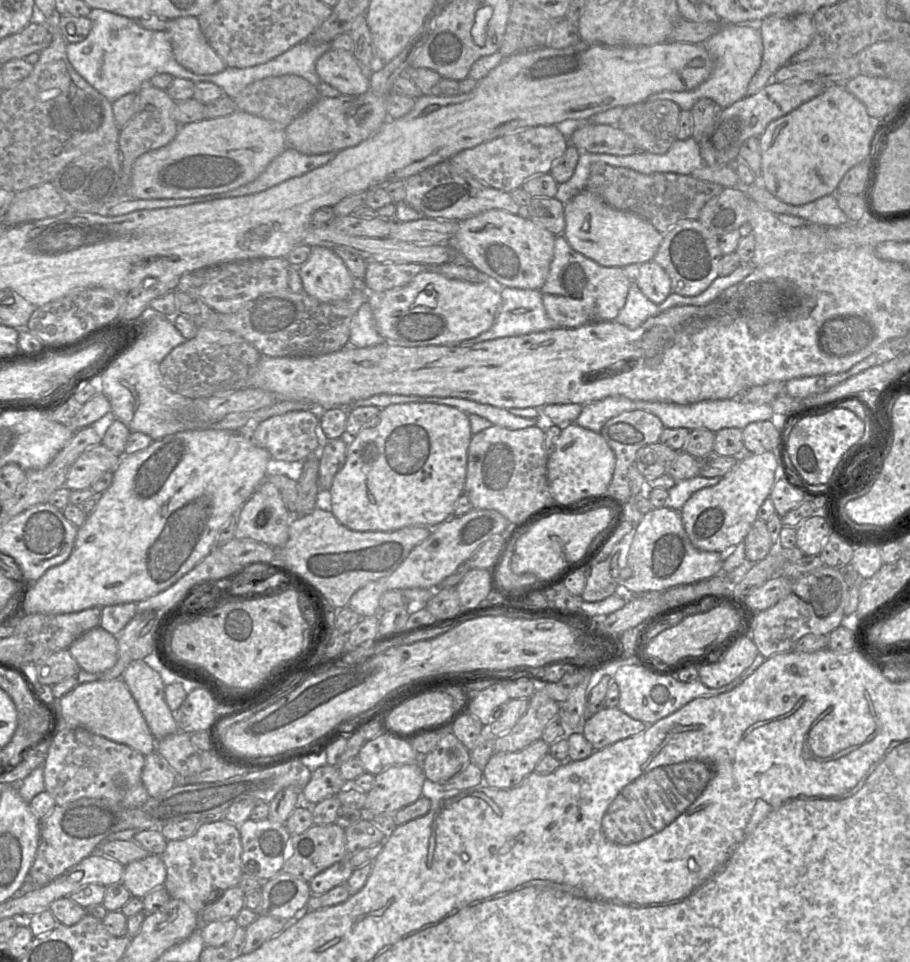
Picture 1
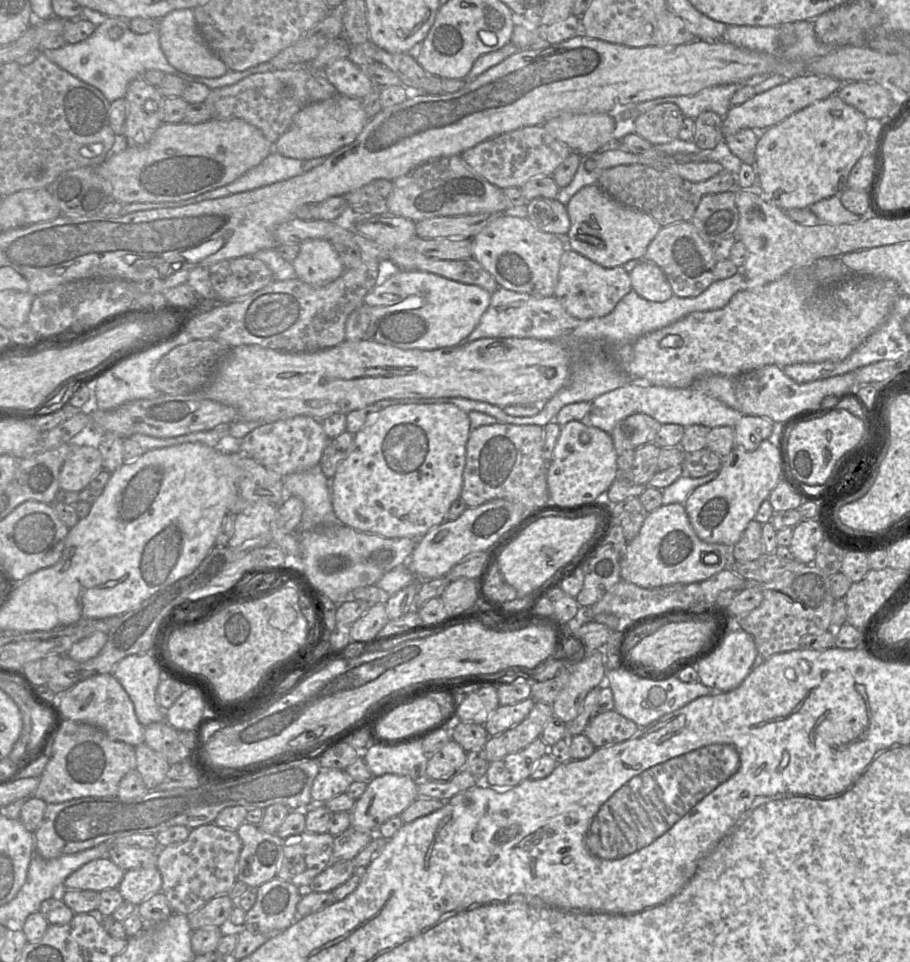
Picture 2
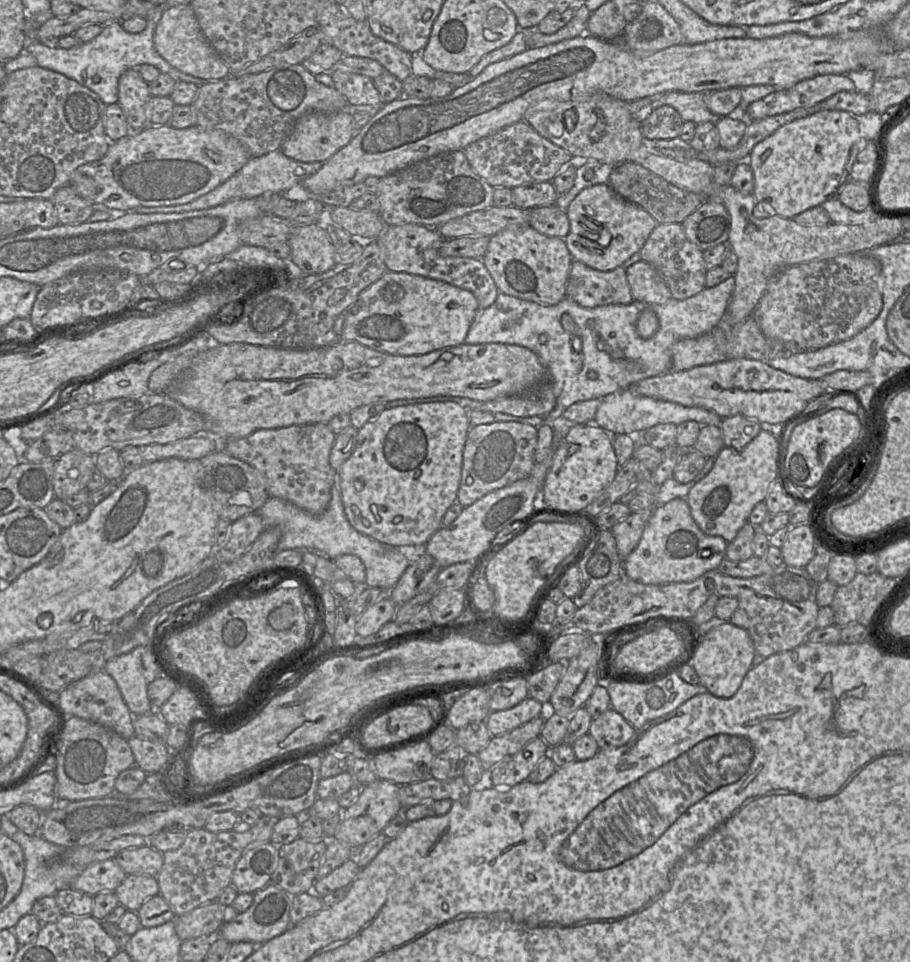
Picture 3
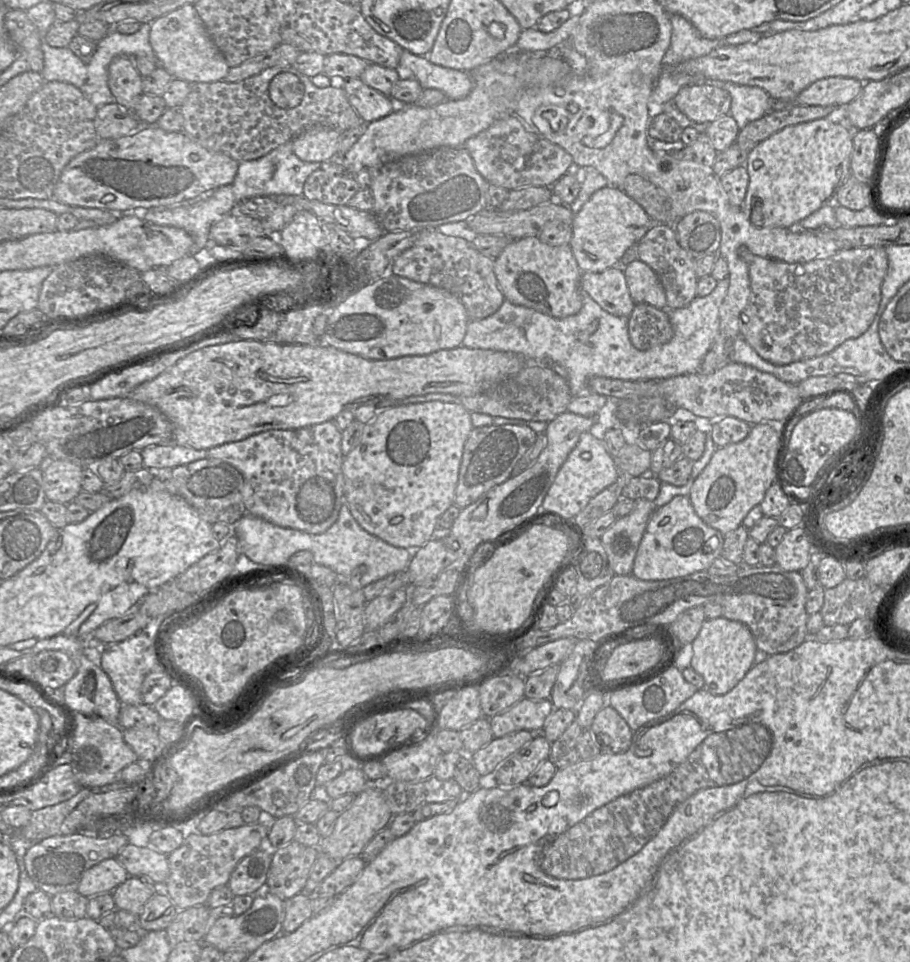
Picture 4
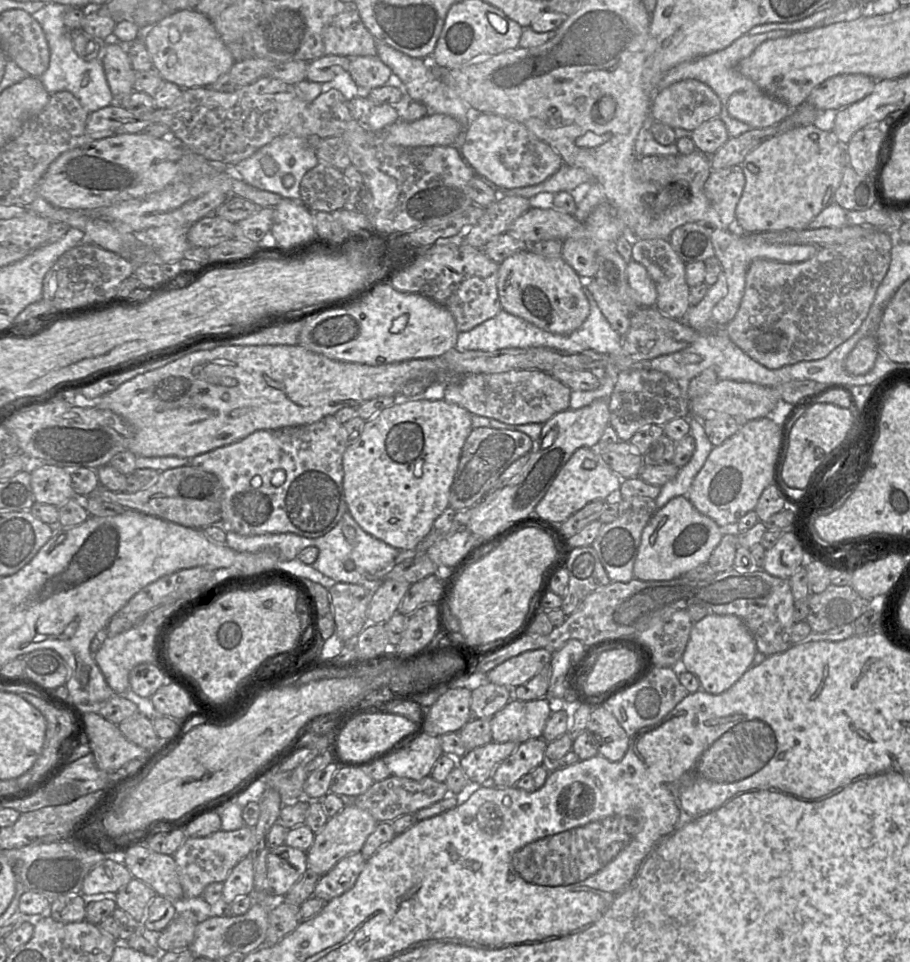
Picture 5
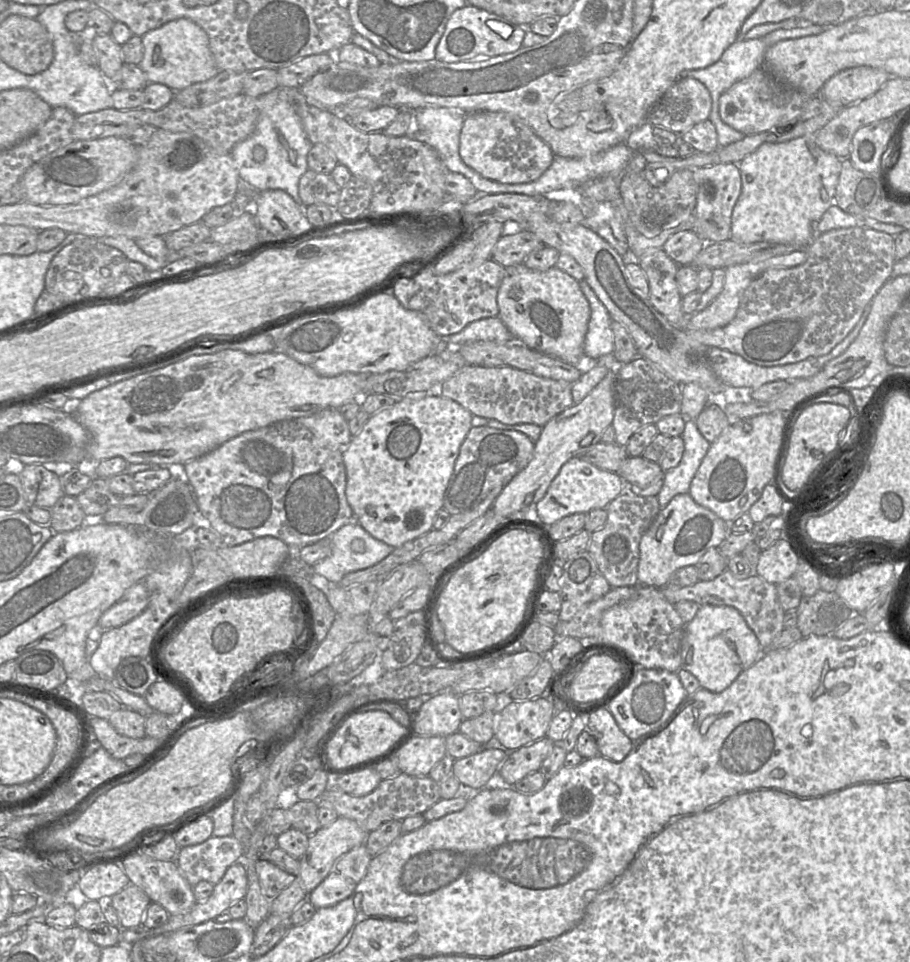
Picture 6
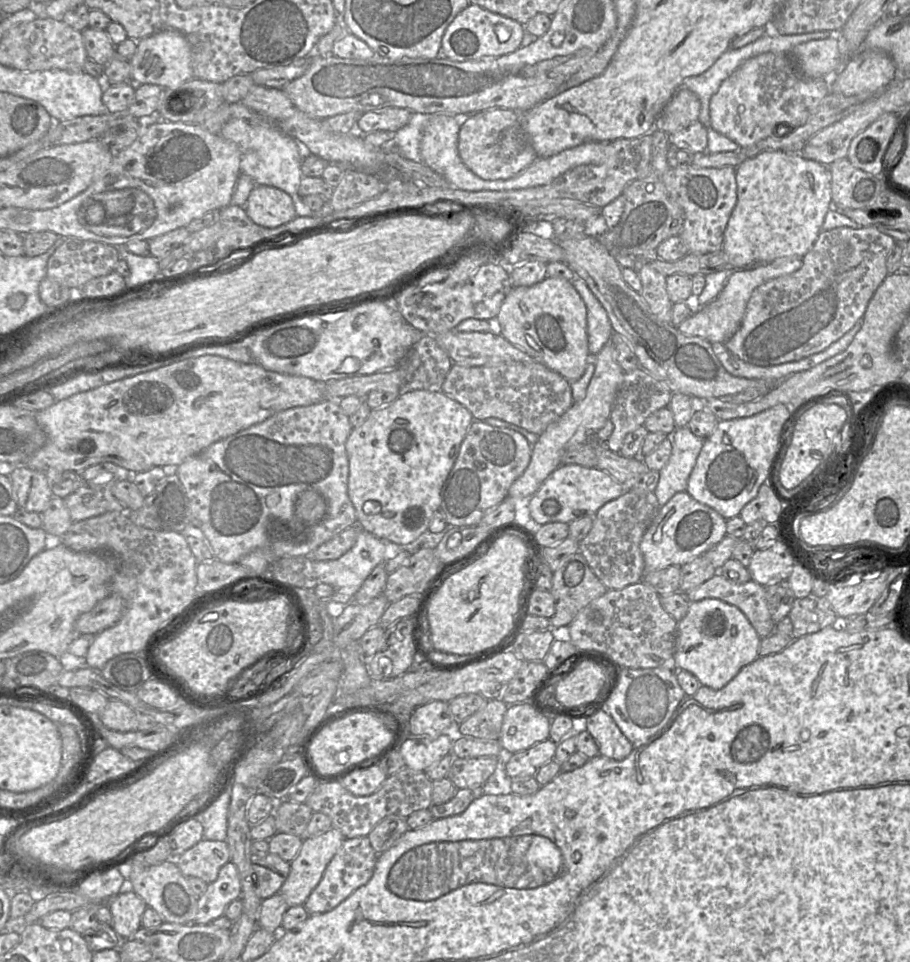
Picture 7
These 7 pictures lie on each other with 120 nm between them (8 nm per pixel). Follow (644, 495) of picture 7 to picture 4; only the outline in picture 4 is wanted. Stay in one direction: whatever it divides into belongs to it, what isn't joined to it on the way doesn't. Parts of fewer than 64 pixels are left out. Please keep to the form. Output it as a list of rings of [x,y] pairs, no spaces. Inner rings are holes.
[[[646,498],[634,500],[635,507],[631,513],[617,518],[600,537],[609,564],[616,575],[631,574],[646,525],[657,508],[654,501]]]

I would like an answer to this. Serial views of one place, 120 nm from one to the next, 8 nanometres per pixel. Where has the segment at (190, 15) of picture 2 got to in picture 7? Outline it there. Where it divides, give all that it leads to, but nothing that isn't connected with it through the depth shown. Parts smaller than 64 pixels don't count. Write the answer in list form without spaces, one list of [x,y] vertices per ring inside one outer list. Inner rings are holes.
[[[164,30],[137,41],[137,49],[129,60],[130,82],[135,85],[154,84],[161,88],[176,89],[194,78],[191,47],[185,36],[175,30]]]

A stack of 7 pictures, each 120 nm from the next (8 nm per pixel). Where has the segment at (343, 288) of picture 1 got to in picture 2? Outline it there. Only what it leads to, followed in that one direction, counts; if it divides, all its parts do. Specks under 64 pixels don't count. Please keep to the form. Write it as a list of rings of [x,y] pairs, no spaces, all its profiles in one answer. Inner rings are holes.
[[[309,239],[299,245],[299,253],[291,263],[302,282],[320,287],[344,272],[345,267],[329,240]]]

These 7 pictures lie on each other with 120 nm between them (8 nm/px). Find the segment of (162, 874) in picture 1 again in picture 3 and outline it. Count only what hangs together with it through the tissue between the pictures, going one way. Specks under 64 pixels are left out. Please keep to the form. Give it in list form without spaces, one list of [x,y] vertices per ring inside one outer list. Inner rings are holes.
[[[145,874],[127,875],[115,889],[119,904],[127,910],[138,912],[149,898],[160,894],[157,877]]]

